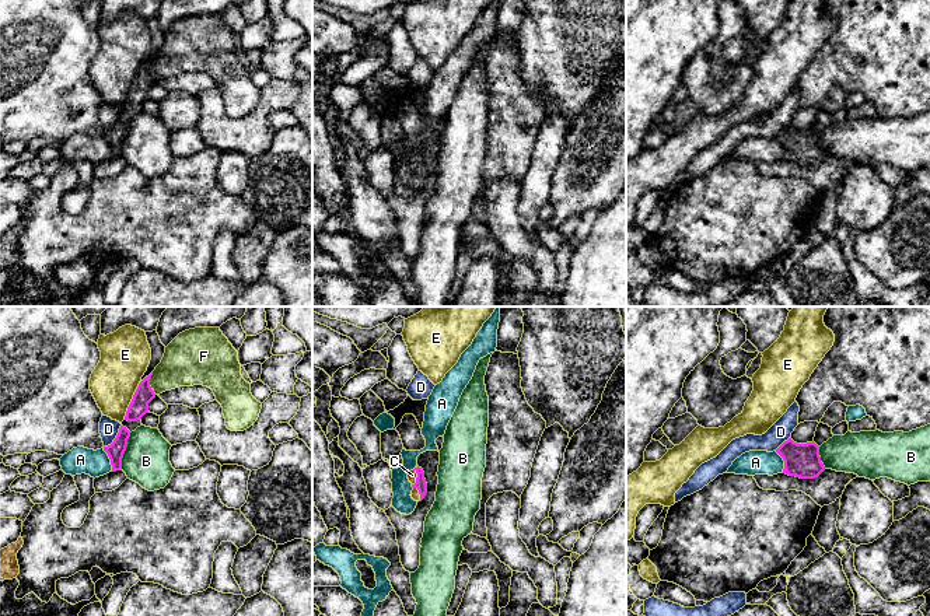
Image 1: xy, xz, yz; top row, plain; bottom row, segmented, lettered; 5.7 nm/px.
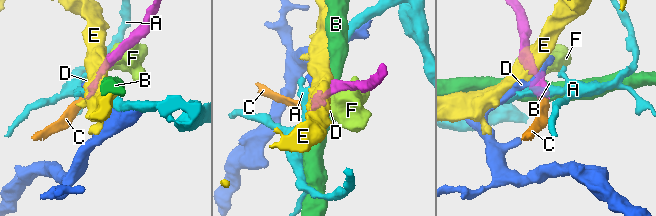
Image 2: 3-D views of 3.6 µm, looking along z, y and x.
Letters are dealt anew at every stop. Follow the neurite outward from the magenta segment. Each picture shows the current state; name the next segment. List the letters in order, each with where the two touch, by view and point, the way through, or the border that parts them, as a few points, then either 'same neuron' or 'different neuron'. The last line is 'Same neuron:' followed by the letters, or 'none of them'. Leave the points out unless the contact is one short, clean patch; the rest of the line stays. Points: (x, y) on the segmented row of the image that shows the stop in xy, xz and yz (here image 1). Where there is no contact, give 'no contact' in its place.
A: xy (109, 458) | along xy (102, 448), (112, 471) | different neuron
B: xy (125, 450) | along xy (130, 433), (121, 468) | different neuron
C: xz (416, 478) | across xz (420, 485), (416, 478), (412, 475) | same neuron
D: xy (116, 437) | along xy (121, 424), (116, 437), (104, 447) | different neuron
E: xy (132, 401) | along xy (140, 382), (123, 419) | different neuron
F: xy (149, 384) | different neuron
Same neuron: C

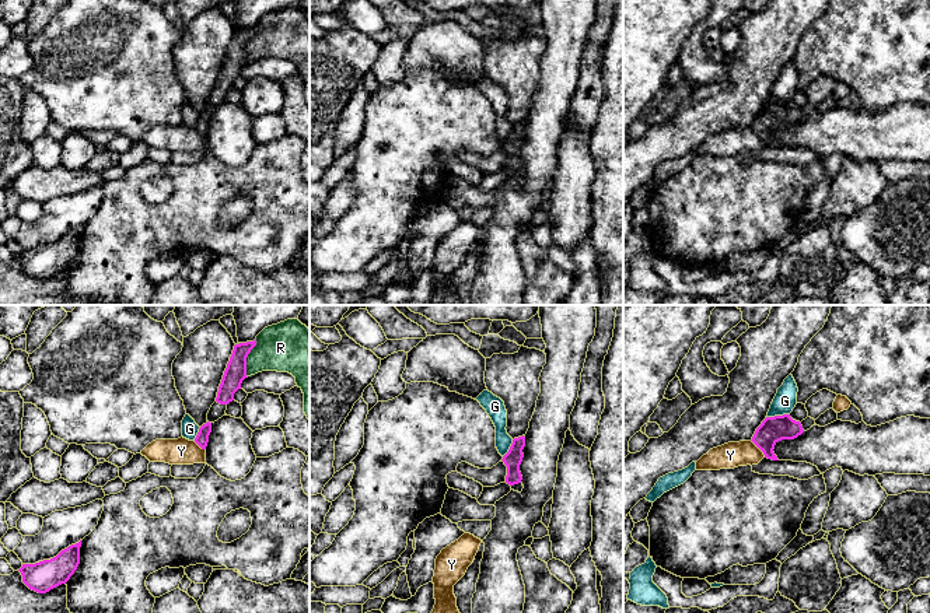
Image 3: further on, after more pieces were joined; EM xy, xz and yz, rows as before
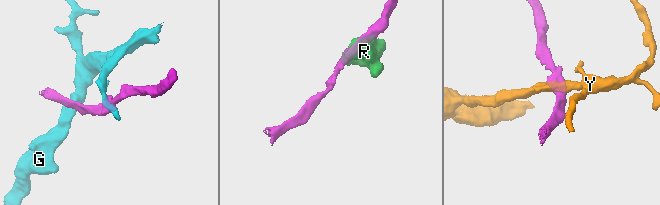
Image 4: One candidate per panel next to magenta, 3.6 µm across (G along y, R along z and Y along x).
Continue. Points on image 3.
G: yz (778, 416) | along yz (789, 413), (766, 417) | different neuron
R: xy (245, 358) | different neuron
Y: yz (758, 447) | along yz (751, 440), (765, 456) | different neuron
Same neuron: none of them

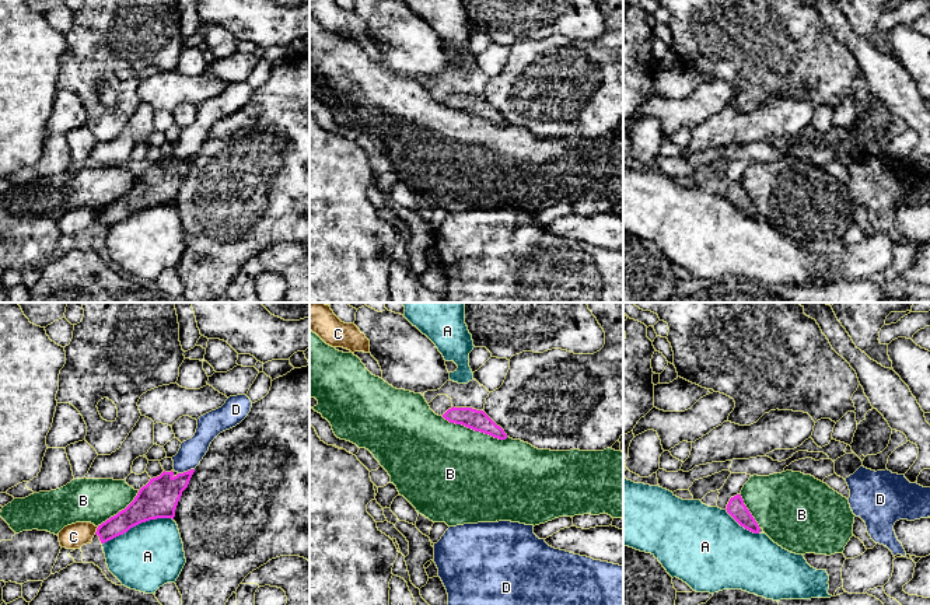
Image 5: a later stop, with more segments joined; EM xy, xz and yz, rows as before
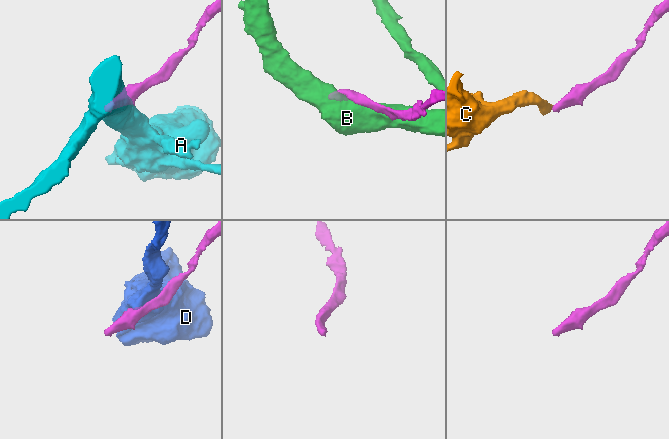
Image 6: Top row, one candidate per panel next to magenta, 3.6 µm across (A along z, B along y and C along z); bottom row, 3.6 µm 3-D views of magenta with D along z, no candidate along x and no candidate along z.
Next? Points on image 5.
A: xy (137, 524) | different neuron
B: xz (475, 430) | different neuron
C: xy (97, 531) | along xy (98, 527), (94, 534) | different neuron
D: xy (185, 472) | different neuron
Same neuron: none of them

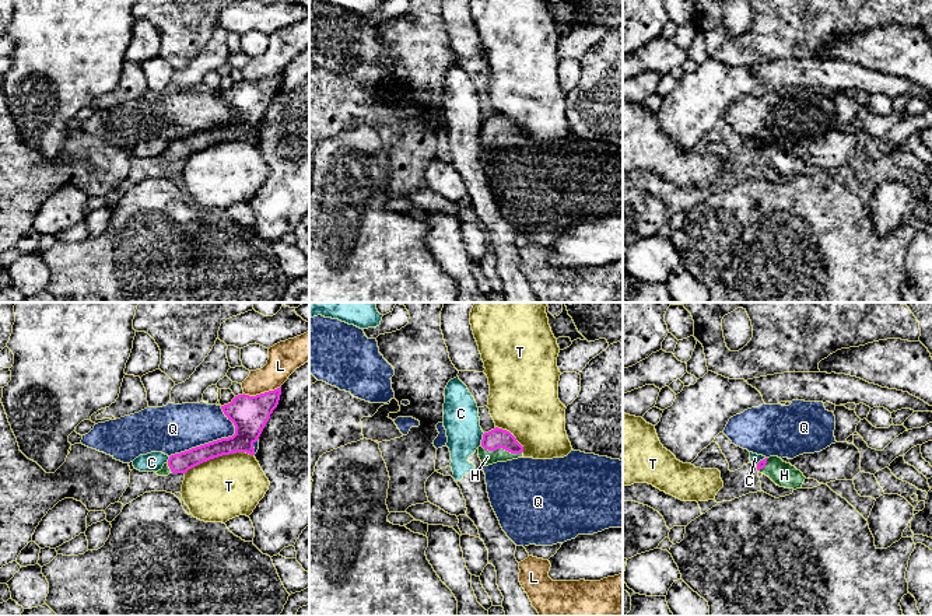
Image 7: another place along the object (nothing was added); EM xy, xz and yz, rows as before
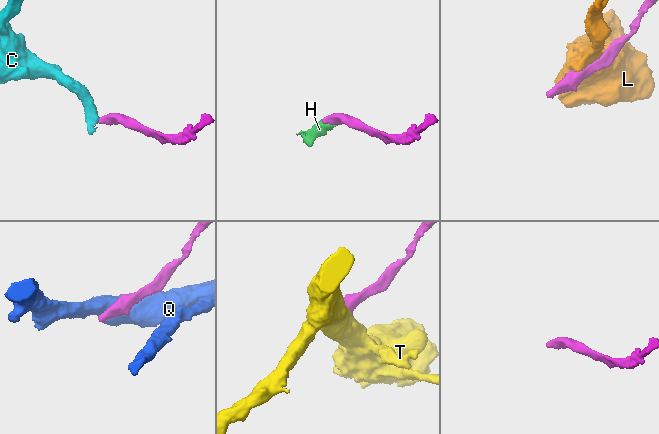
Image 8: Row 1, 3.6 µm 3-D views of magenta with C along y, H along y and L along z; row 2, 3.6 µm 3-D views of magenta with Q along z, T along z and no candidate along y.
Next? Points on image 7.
C: xz (483, 438) | along xz (484, 433), (480, 444) | different neuron
H: xz (501, 447) | across xz (496, 438), (501, 447), (487, 457) | same neuron
L: xy (262, 394) | different neuron
Q: xy (205, 444) | different neuron
T: xy (219, 455) | different neuron
Same neuron: H

